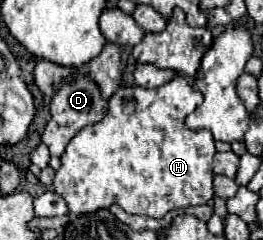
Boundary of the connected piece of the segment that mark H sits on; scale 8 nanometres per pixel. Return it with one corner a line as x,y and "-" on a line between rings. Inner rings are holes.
175,76
153,90
141,86
121,86
109,98
109,112
105,118
75,134
61,156
61,168
55,172
53,188
65,198
69,212
85,214
119,204
129,214
163,218
173,208
207,204
213,198
211,160
215,156
215,140
209,130
189,130
185,126
187,114
191,114
201,100
203,94
195,90
185,76

